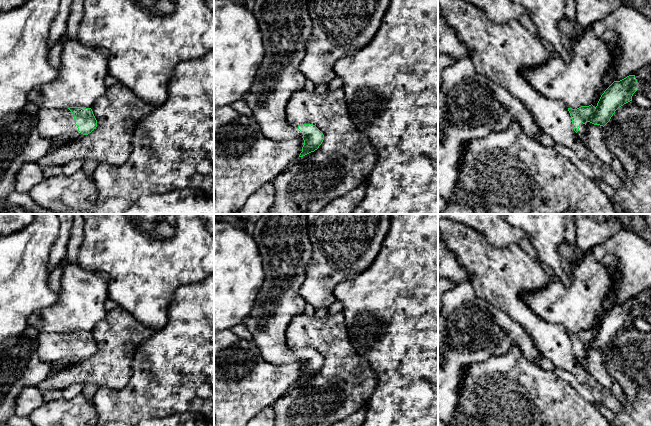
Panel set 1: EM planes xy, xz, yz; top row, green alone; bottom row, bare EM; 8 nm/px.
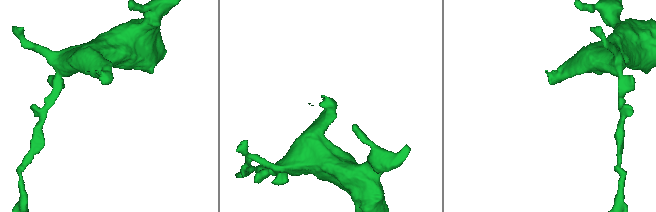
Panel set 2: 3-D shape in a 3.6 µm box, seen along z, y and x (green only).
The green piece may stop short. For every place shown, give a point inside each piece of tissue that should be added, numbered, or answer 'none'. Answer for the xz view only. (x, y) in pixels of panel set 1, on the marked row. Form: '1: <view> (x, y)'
1: xz (285, 25)

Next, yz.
1: yz (581, 134)

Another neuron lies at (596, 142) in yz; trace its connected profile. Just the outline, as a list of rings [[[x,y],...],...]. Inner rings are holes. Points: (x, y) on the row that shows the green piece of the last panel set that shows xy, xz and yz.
[[[586,122],[587,148],[605,165],[611,167],[619,176],[625,178],[625,170],[620,161],[609,150],[604,136],[604,127]]]

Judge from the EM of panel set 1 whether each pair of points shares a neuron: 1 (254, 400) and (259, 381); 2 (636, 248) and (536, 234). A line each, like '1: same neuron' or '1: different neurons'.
1: same neuron
2: different neurons

